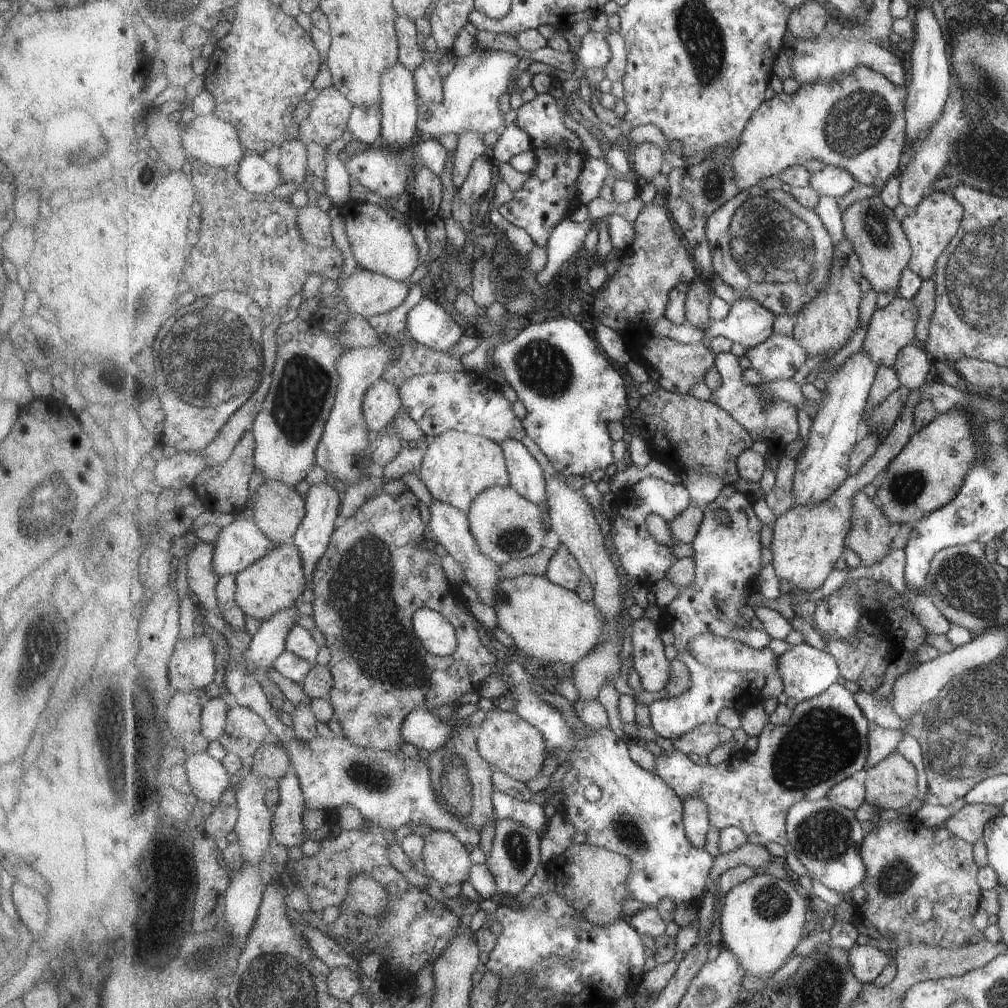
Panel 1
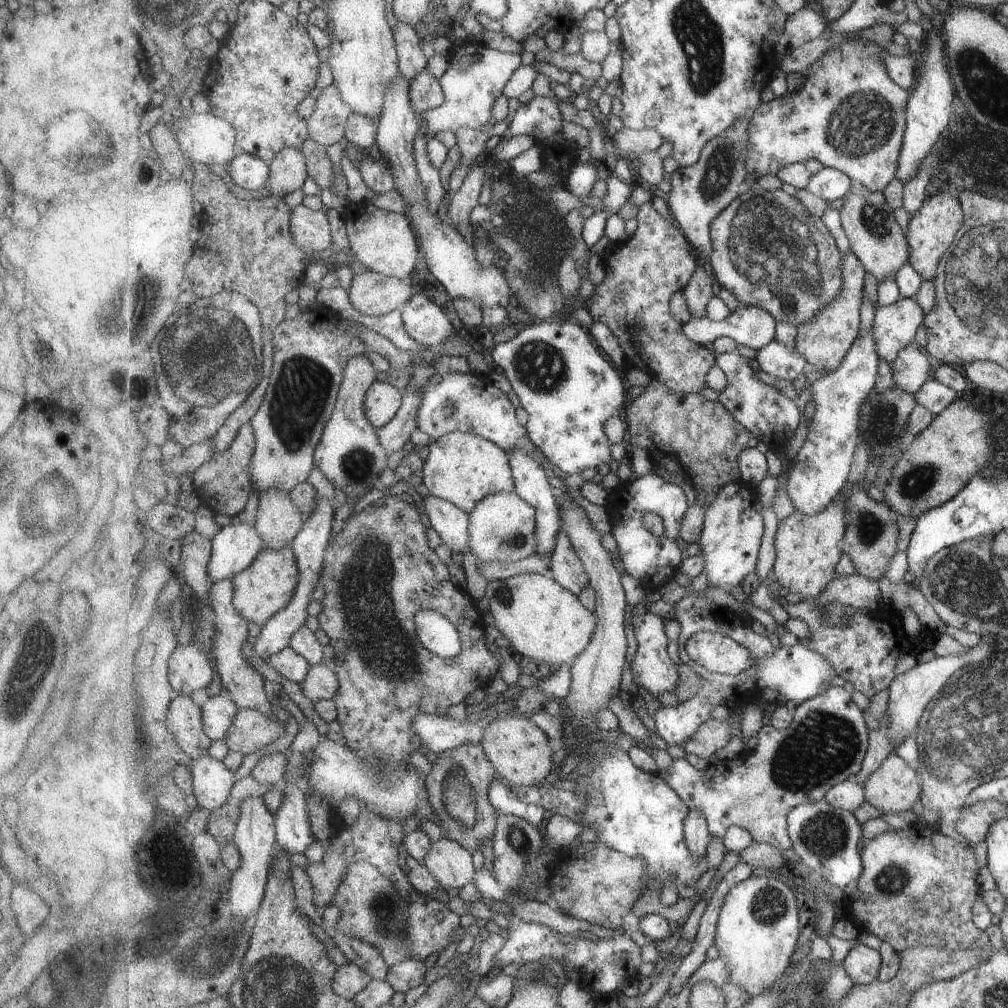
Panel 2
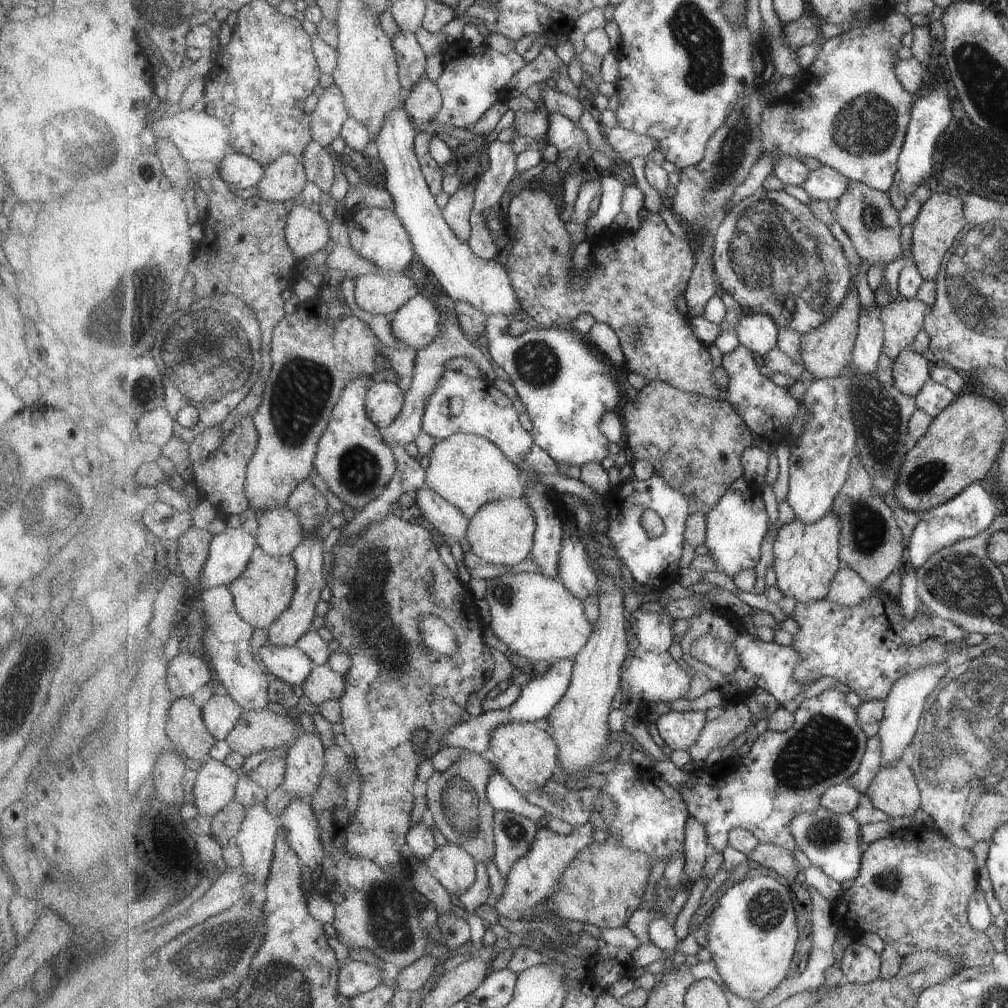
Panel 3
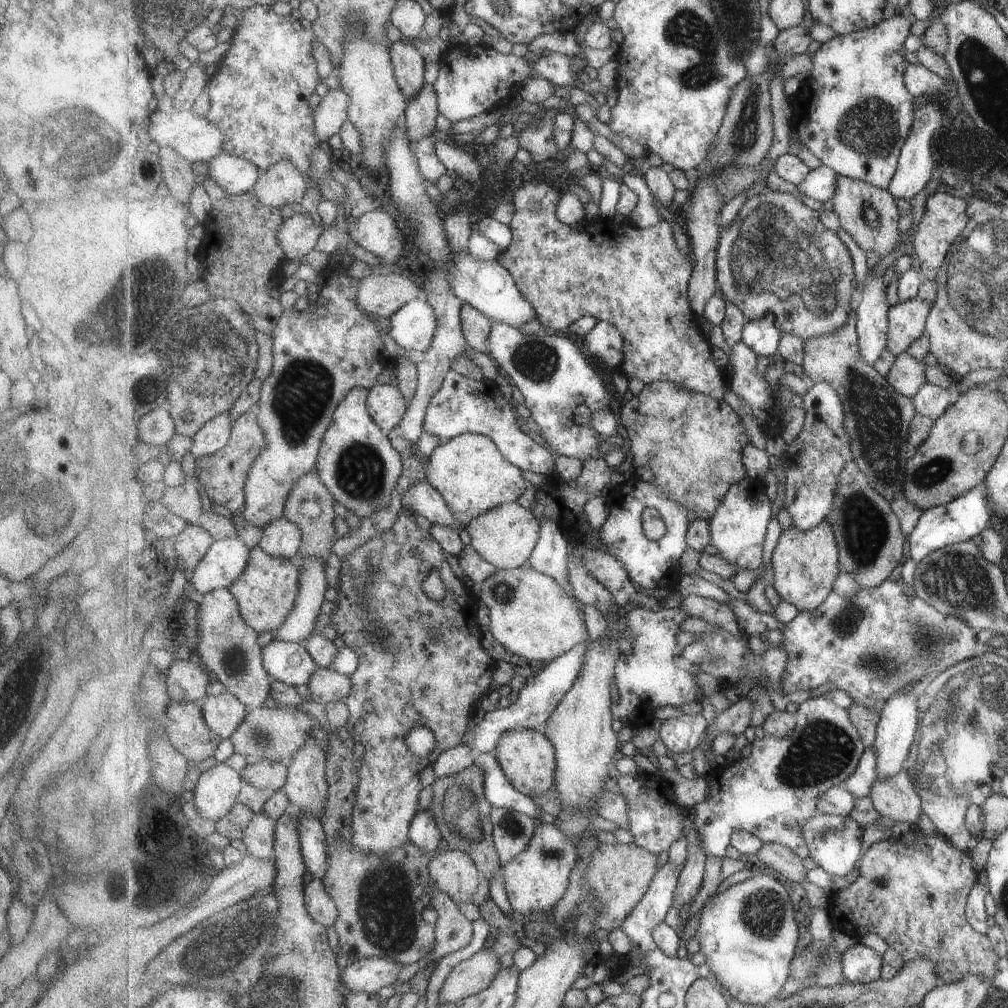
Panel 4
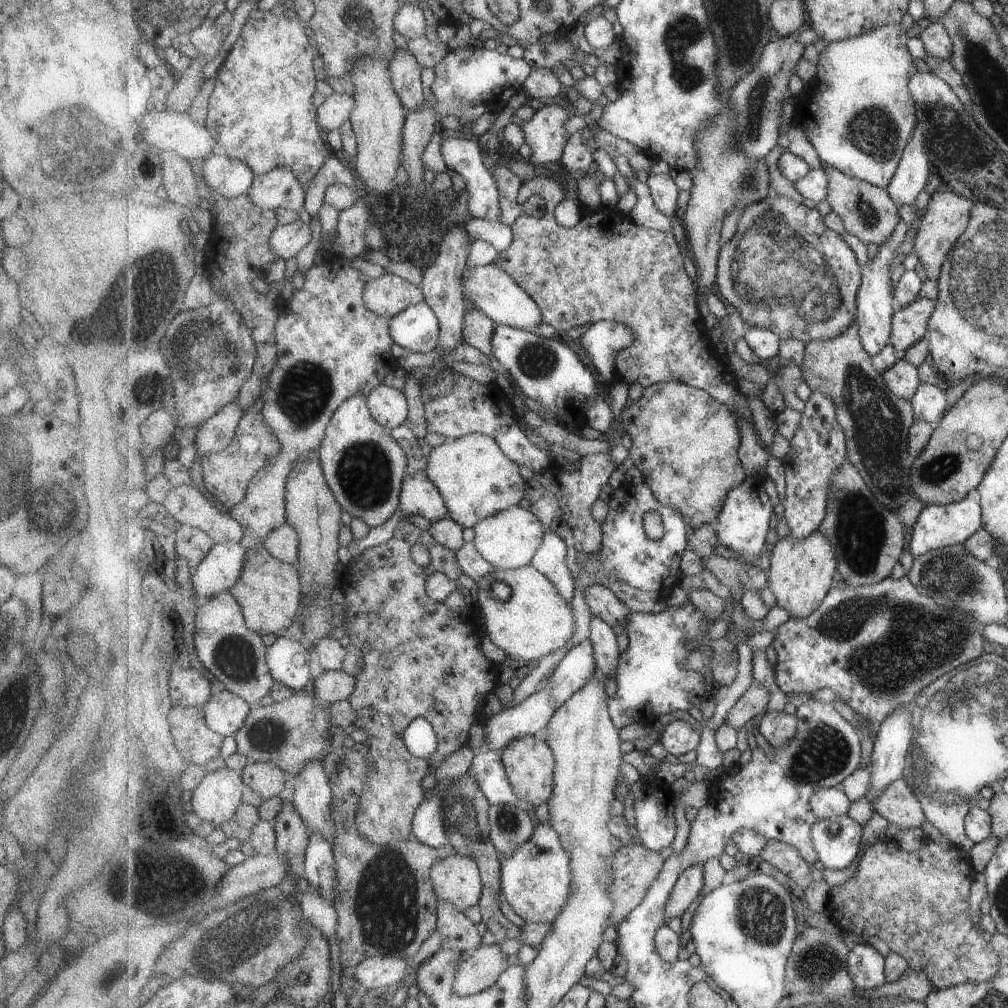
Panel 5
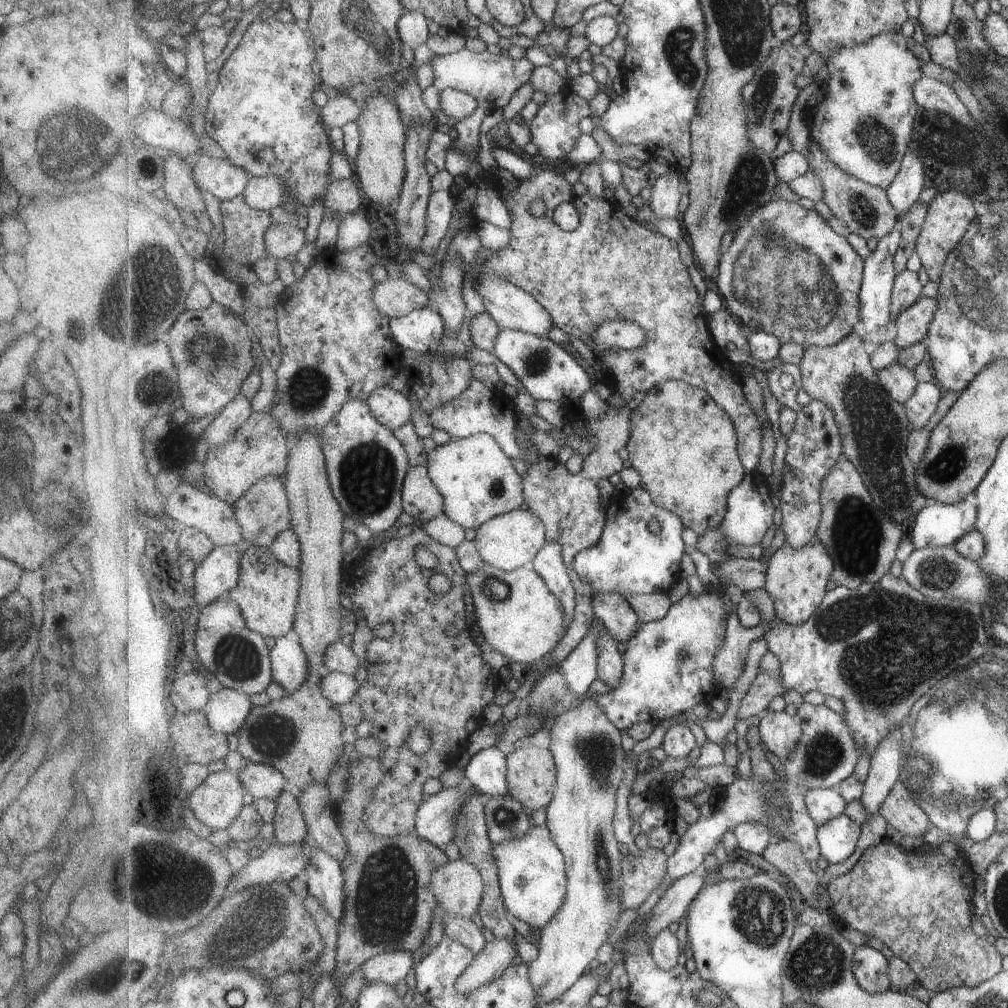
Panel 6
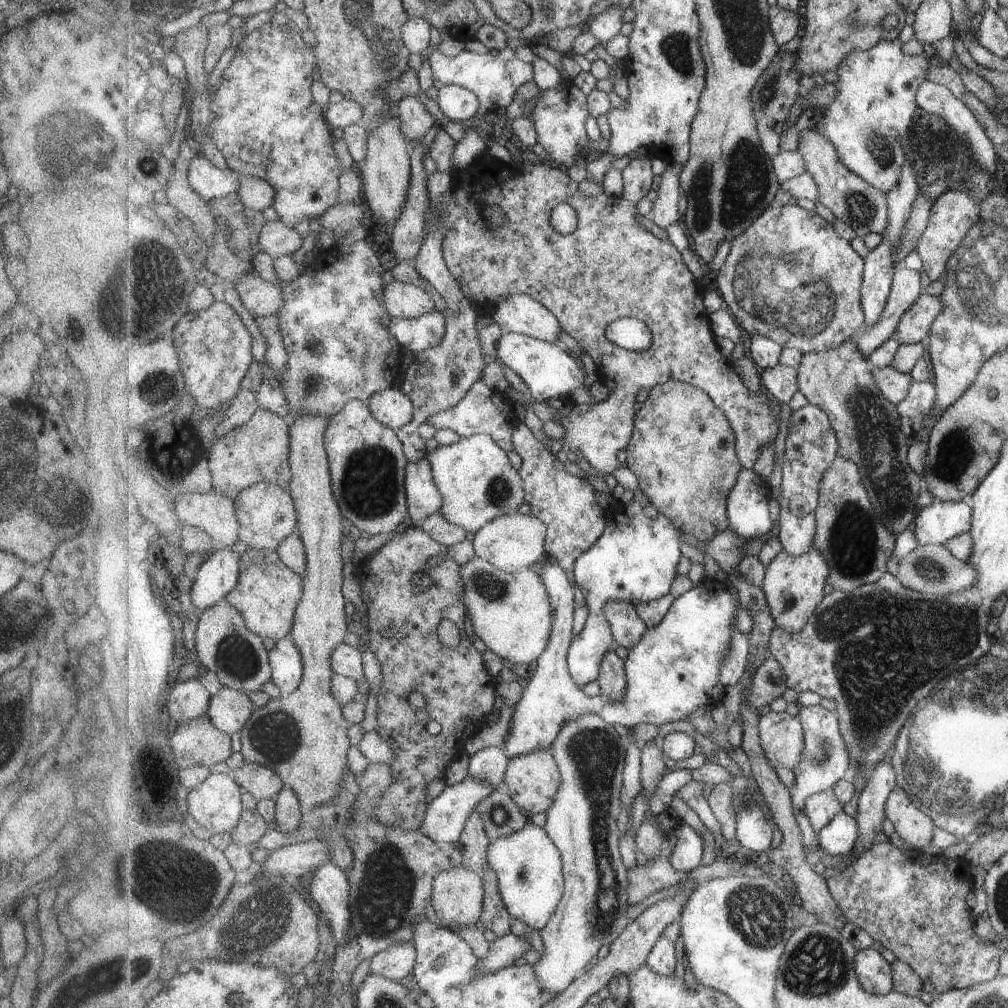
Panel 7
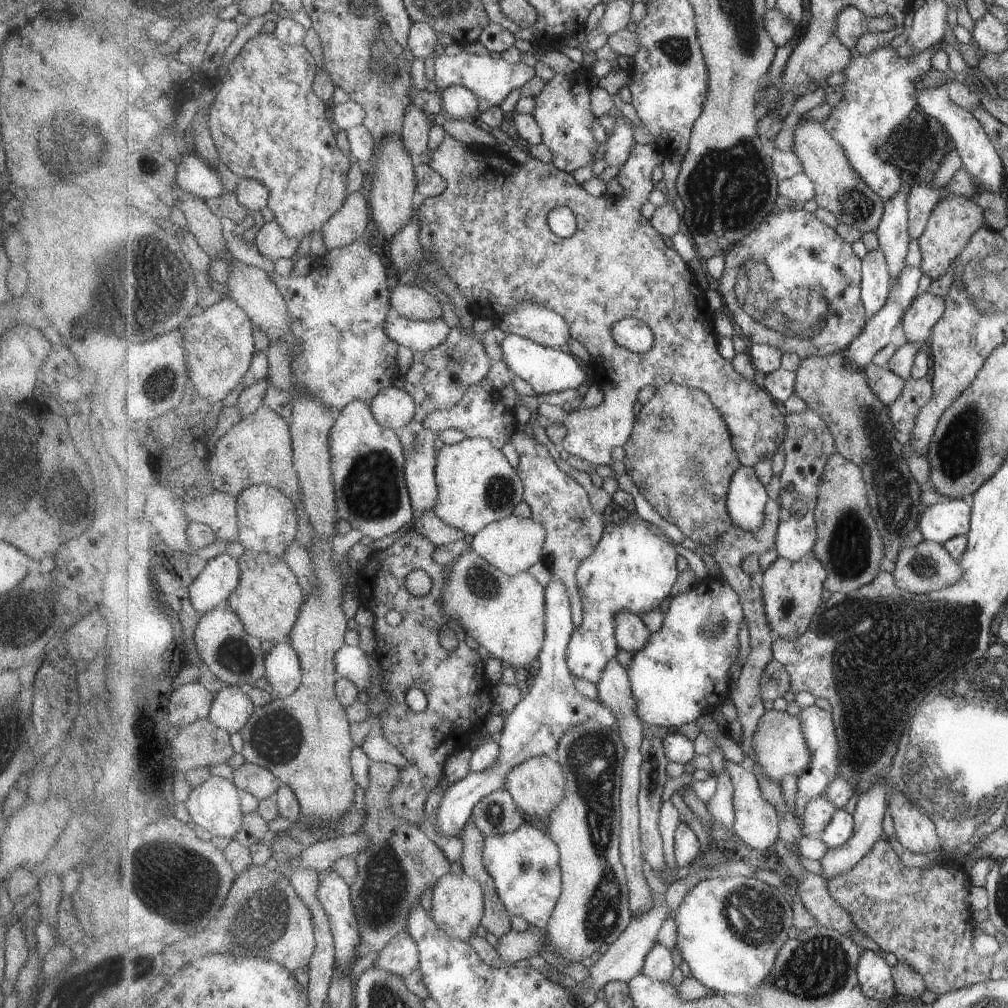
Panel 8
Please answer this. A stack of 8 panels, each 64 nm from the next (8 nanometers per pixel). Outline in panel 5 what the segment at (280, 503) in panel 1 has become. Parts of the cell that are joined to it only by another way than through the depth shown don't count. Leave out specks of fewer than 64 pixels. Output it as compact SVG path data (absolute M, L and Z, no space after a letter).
M291 524L277 526L262 543L275 558L287 563L297 563L300 537L299 532Z

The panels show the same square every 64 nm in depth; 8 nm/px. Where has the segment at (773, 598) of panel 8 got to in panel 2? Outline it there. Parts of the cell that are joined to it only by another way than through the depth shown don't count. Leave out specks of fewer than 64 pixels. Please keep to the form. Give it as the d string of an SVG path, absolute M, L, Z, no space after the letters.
M841 492L823 512L807 516L800 509L779 524L775 538L776 579L789 593L801 594L807 601L821 597L834 582L837 564L844 555L841 542L847 534L847 508Z

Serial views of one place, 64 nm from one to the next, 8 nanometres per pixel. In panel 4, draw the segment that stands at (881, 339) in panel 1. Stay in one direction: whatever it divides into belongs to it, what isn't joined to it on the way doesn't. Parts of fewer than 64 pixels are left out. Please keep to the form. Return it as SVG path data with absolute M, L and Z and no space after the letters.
M915 299L894 305L889 310L887 350L895 356L905 353L926 333L926 323L932 314L934 303Z

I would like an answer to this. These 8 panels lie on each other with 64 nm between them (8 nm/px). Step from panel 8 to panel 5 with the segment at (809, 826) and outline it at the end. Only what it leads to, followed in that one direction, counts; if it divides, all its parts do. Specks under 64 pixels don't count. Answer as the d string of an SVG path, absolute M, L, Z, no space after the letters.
M839 786L815 790L811 798L811 808L813 813L817 814L818 820L848 815L851 806L853 806L853 800L842 792Z

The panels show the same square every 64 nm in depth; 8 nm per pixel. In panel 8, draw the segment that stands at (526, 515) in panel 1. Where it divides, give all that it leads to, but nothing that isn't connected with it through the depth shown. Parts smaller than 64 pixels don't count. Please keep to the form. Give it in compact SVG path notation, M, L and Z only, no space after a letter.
M509 516L498 522L489 524L484 530L481 530L473 539L473 550L482 558L485 558L490 564L499 568L509 576L527 572L533 564L543 561L543 550L548 531L545 526L530 518L521 516Z

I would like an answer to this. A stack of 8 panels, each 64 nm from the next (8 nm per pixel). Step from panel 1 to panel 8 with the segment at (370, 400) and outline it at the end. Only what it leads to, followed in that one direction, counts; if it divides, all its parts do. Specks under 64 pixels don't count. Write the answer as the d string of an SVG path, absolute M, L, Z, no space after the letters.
M393 385L381 390L370 403L373 416L381 426L391 428L399 433L416 418L416 400L407 392Z

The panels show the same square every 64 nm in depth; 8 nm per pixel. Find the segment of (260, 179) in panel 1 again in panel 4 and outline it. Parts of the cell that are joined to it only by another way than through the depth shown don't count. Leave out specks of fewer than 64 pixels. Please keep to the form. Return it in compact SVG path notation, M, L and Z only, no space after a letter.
M223 152L217 158L213 158L208 165L208 174L215 182L223 186L229 194L246 194L254 191L259 178L264 173L253 162Z

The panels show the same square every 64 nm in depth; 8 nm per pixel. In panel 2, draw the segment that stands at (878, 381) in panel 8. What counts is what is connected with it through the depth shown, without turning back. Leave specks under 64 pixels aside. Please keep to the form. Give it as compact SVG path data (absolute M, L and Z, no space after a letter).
M914 341L892 363L895 381L900 392L905 390L915 395L931 376L931 362L919 349L919 344Z

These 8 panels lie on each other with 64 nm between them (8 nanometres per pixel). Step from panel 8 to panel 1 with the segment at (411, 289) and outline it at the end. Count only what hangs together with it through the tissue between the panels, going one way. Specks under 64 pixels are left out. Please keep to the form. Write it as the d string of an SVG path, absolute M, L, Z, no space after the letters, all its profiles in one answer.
M357 267L350 276L339 279L341 294L351 313L364 318L381 316L401 306L409 294L405 282Z

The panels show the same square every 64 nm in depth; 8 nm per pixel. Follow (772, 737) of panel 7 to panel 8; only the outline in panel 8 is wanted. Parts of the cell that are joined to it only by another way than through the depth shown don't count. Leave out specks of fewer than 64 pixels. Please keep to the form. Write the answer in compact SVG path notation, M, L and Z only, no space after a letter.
M769 709L759 722L753 746L761 770L775 782L781 782L785 776L794 776L798 780L812 762L812 754L805 741L801 720L798 715L791 716L787 712Z

